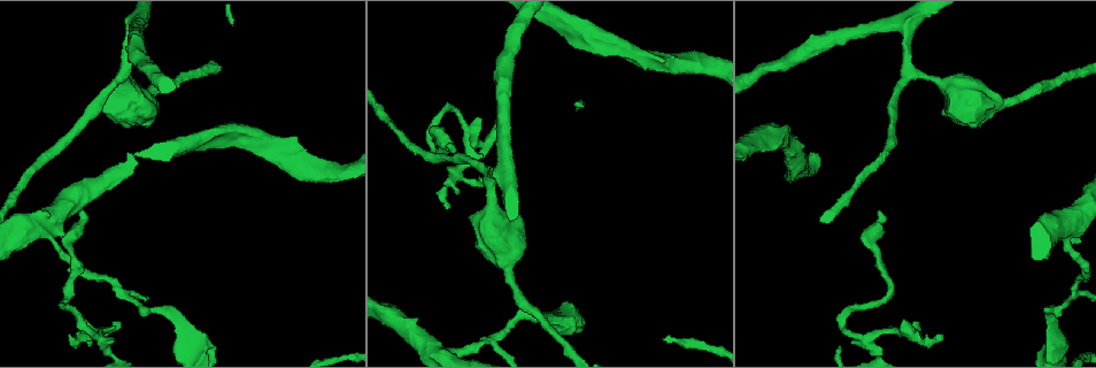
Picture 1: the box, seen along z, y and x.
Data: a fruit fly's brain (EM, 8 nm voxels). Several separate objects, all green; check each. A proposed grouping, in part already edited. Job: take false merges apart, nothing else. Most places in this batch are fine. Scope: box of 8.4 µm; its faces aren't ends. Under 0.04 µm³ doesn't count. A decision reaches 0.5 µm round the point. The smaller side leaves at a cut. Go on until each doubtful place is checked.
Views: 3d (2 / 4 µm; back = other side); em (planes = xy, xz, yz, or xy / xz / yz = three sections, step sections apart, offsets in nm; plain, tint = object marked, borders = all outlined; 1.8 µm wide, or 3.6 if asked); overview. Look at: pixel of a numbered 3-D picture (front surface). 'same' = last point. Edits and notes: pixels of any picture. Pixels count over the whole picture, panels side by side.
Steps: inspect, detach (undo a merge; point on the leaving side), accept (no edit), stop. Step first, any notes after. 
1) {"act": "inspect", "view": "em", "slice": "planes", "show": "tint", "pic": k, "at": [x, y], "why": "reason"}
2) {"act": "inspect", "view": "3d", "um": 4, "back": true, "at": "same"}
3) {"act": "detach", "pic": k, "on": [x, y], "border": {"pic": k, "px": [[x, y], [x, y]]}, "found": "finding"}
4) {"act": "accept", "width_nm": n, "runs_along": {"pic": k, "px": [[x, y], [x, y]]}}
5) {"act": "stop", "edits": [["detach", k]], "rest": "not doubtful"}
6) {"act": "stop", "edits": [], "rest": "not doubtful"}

{"act": "inspect", "view": "em", "slice": "xy", "step": 16, "show": "tint", "pic": 1, "at": [121, 72], "why": "three-way junction"}

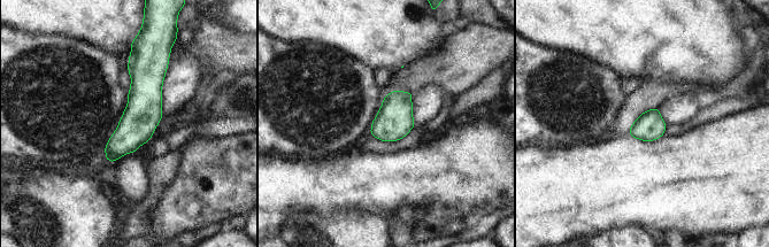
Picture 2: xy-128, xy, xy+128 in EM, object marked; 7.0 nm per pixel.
{"act": "inspect", "view": "em", "slice": "planes", "show": "tint", "at": "same"}

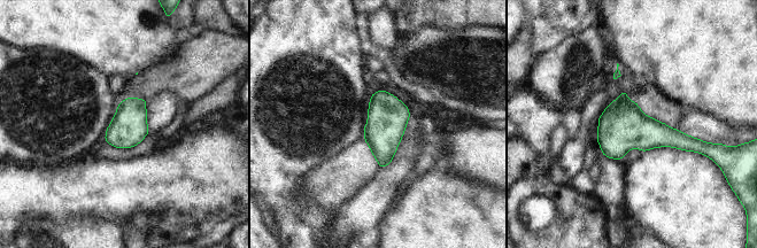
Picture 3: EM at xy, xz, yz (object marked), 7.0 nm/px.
{"act": "accept", "found": "one cell here"}

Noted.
{"act": "inspect", "view": "em", "slice": "planes", "show": "tint", "pic": 1, "at": [504, 170], "why": "abrupt turn"}

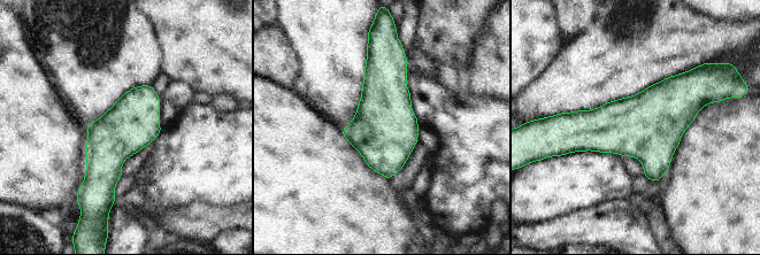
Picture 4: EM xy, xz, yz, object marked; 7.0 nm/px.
{"act": "accept", "found": "continuous, no second cell"}

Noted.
{"act": "inspect", "view": "em", "slice": "planes", "show": "tint", "pic": 1, "at": [1072, 295]}

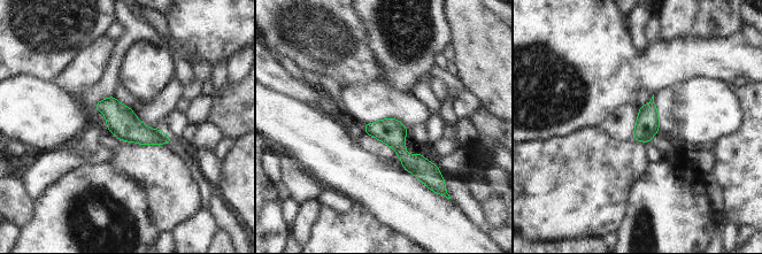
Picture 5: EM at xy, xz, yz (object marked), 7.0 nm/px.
{"act": "accept", "runs_along": {"pic": 5, "px": [[367, 128], [382, 130], [428, 178]]}, "found": "continuous, no second cell"}

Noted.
{"act": "inspect", "view": "3d", "um": 4, "pic": 1, "at": [466, 129], "why": "sharp bend"}

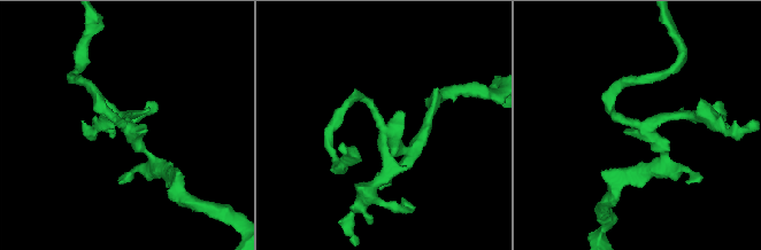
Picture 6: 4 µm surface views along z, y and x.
{"act": "inspect", "view": "em", "slice": "planes", "show": "tint", "pic": 6, "at": [125, 125], "arms": 3}

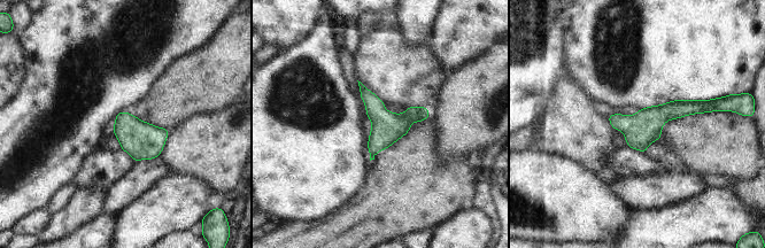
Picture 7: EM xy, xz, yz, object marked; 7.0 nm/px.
{"act": "accept", "runs_along": {"pic": 7, "px": [[704, 108], [611, 118]]}, "found": "one cell here"}

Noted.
{"act": "inspect", "view": "em", "slice": "planes", "show": "tint", "pic": 1, "at": [842, 316], "why": "sharp bend"}

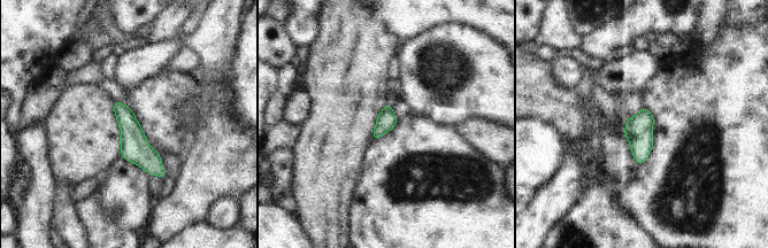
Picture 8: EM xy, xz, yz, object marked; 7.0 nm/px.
{"act": "accept", "runs_along": {"pic": 8, "px": [[116, 105], [133, 145], [161, 173]]}, "found": "one cell here"}

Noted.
{"act": "inspect", "view": "3d", "um": 2, "pic": 1, "at": [43, 226], "why": "thin arm on a thick one"}

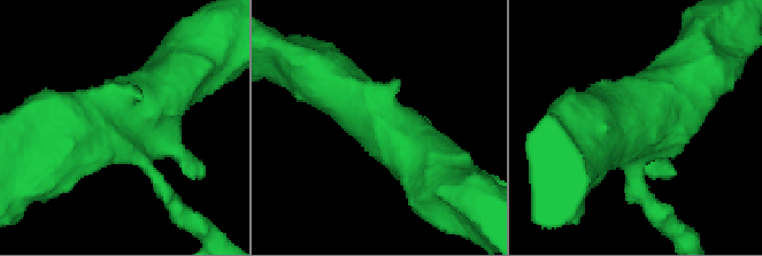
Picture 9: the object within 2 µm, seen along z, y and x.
{"act": "inspect", "view": "em", "um": 3.6, "slice": "planes", "show": "tint", "pic": 9, "at": [375, 119], "why": "now the EM"}

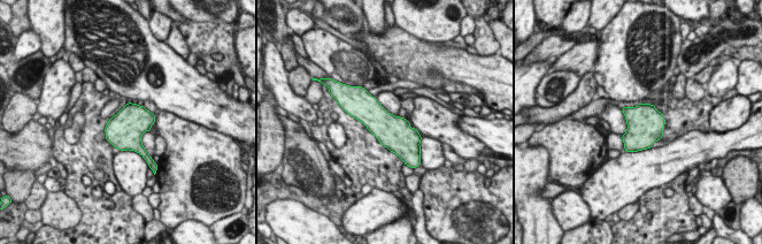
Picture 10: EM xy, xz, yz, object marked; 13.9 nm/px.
{"act": "accept", "found": "continuous, no second cell"}

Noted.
{"act": "stop", "edits": [], "rest": "not doubtful"}

